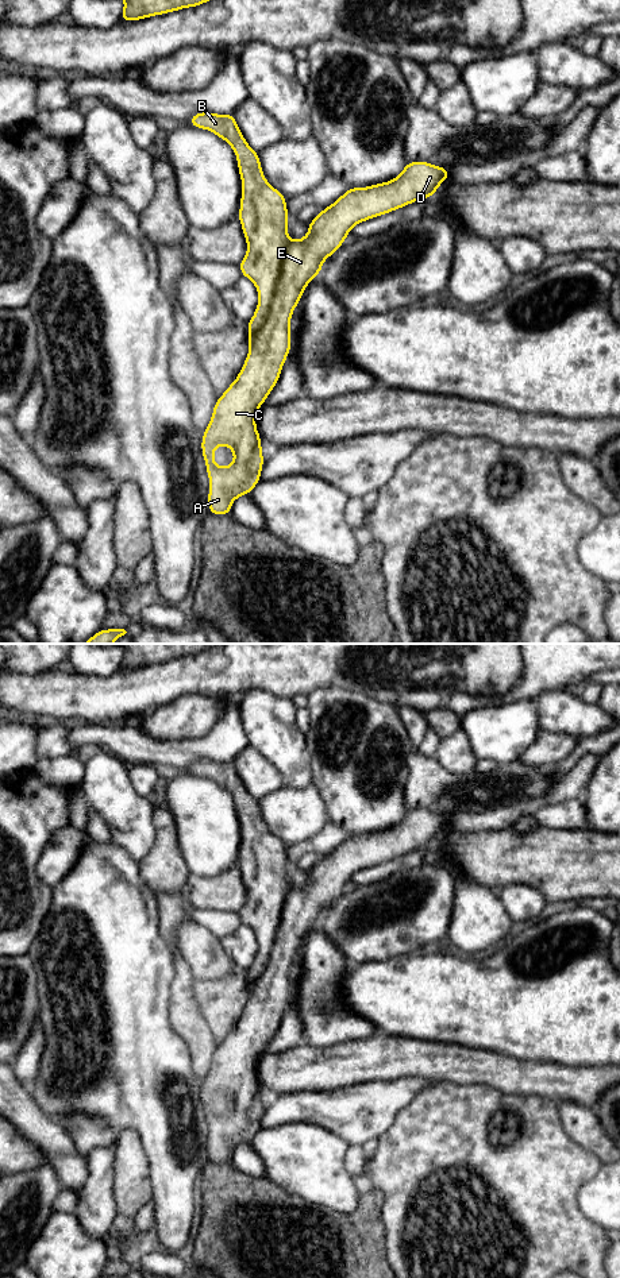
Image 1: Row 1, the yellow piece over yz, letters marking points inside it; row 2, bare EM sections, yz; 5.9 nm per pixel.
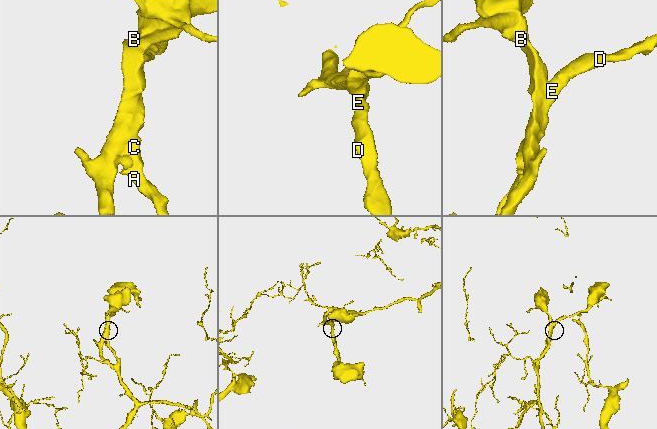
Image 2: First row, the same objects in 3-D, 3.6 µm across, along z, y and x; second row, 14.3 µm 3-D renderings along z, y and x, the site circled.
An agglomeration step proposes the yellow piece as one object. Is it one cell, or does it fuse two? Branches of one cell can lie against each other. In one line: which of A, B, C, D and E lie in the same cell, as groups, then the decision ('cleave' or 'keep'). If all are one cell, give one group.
groups A B C D E; keep

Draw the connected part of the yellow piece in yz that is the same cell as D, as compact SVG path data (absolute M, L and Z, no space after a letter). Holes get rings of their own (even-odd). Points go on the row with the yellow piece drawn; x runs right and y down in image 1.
M197 112L188 124L212 131L226 140L236 155L238 171L242 178L238 220L247 242L247 252L238 266L242 277L251 279L258 290L258 306L247 323L250 344L247 359L236 379L223 395L217 397L211 421L201 439L201 453L211 480L208 513L226 516L231 514L234 499L250 494L261 480L265 459L261 449L262 440L255 428L257 410L266 402L281 377L281 368L292 347L290 317L301 301L305 287L319 275L324 259L340 248L354 225L432 197L438 186L450 177L450 170L425 161L407 162L400 175L388 182L367 188L348 188L334 204L313 217L304 239L289 240L286 197L266 181L259 155L243 138L234 113ZM217 445L226 445L234 451L234 463L228 467L215 464L213 452Z

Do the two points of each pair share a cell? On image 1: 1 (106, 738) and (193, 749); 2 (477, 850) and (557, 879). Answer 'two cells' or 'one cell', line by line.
1: one cell
2: one cell

